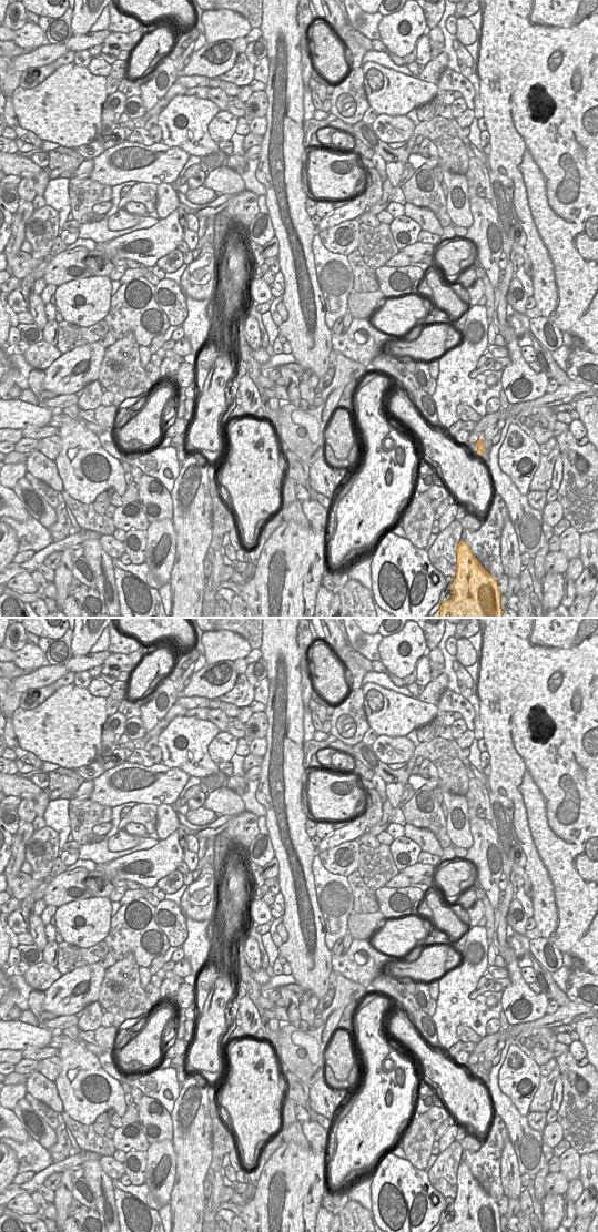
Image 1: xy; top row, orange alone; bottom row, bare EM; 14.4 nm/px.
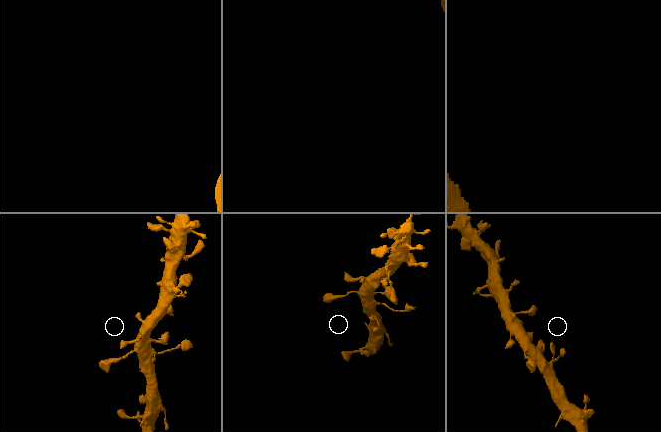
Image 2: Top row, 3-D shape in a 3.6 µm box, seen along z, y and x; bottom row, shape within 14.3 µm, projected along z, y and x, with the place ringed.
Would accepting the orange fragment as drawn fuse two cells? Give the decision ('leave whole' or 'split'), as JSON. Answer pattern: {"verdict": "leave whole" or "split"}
{"verdict": "leave whole"}

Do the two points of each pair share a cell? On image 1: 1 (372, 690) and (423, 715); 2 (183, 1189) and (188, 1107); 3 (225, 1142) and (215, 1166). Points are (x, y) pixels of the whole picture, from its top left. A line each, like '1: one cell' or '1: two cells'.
1: one cell
2: one cell
3: one cell

